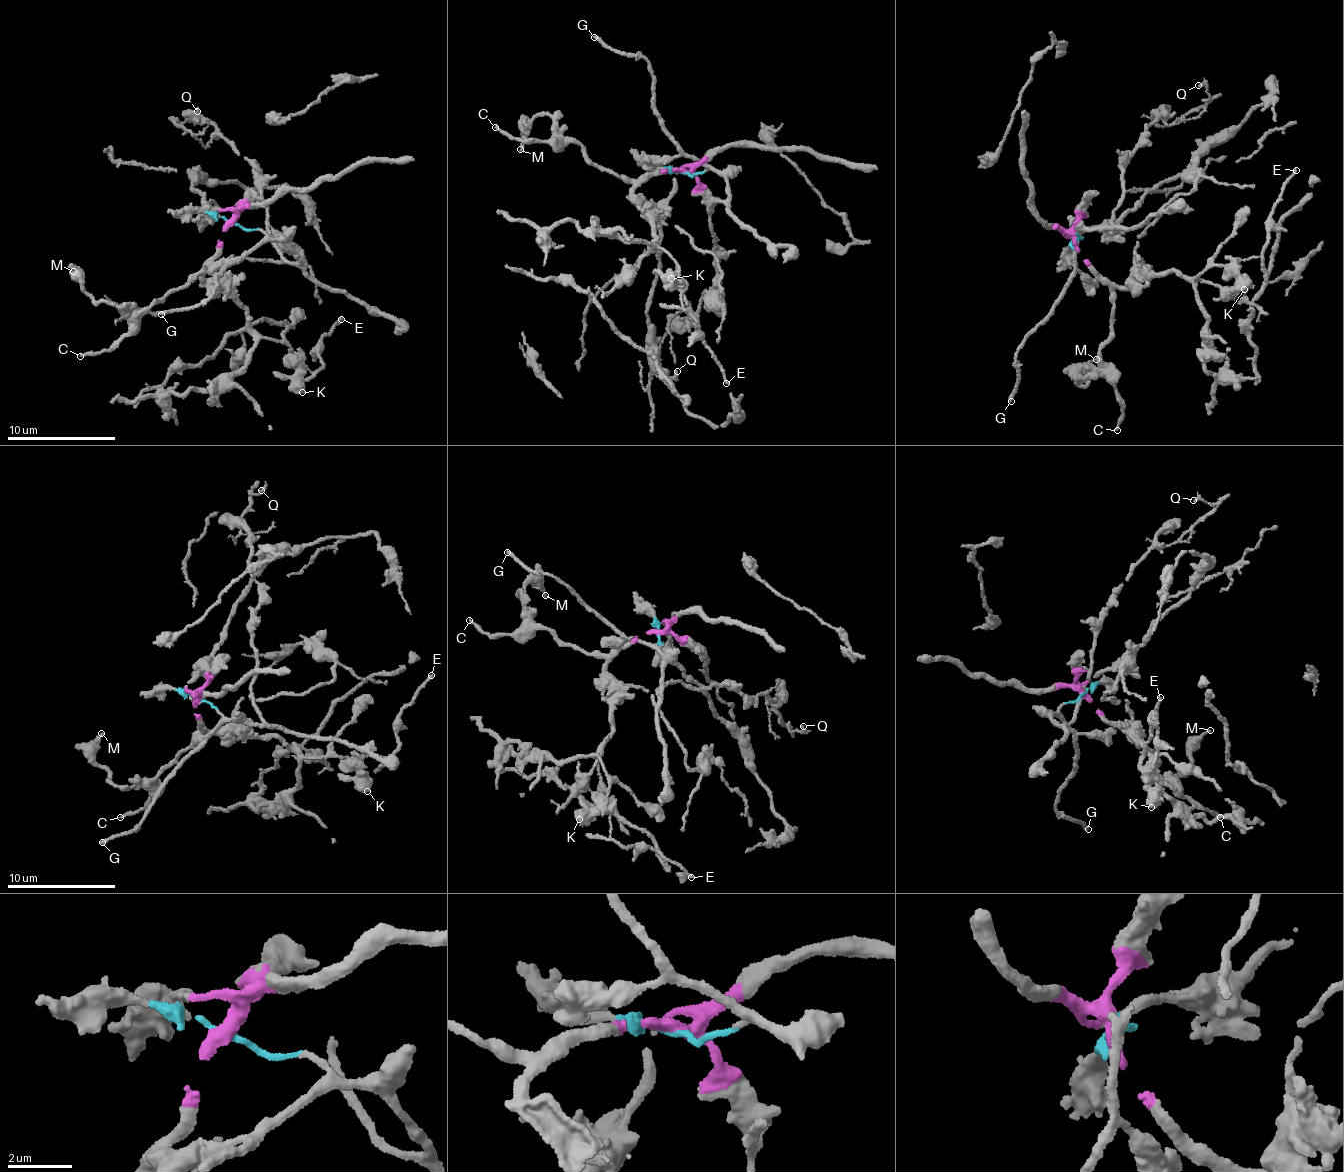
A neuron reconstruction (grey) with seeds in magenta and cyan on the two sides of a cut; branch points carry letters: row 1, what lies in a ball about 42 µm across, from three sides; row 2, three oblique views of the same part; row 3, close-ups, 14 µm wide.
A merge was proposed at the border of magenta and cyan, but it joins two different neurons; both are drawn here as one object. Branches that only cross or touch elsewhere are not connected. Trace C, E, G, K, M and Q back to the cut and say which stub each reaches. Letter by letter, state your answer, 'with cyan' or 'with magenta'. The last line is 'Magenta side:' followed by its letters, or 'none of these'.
C: with magenta
E: with magenta
G: with cyan
K: with magenta
M: with magenta
Q: with cyan
Magenta side: C, E, K, M

